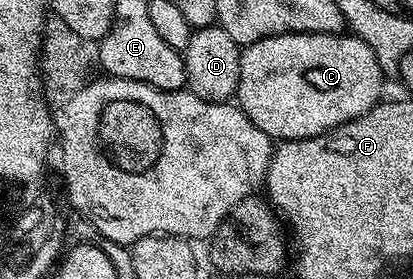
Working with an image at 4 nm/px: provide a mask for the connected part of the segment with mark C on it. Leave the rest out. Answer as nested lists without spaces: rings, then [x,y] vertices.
[[[342,32],[339,34],[276,34],[267,40],[259,40],[255,44],[244,47],[239,60],[239,84],[235,95],[236,105],[241,107],[241,111],[249,117],[251,124],[274,140],[292,140],[295,138],[314,138],[320,134],[326,134],[329,130],[334,130],[337,126],[342,126],[345,122],[355,120],[372,110],[378,102],[382,101],[381,81],[383,75],[379,68],[379,60],[375,60],[375,52],[363,44],[363,40],[356,38],[354,34]]]

